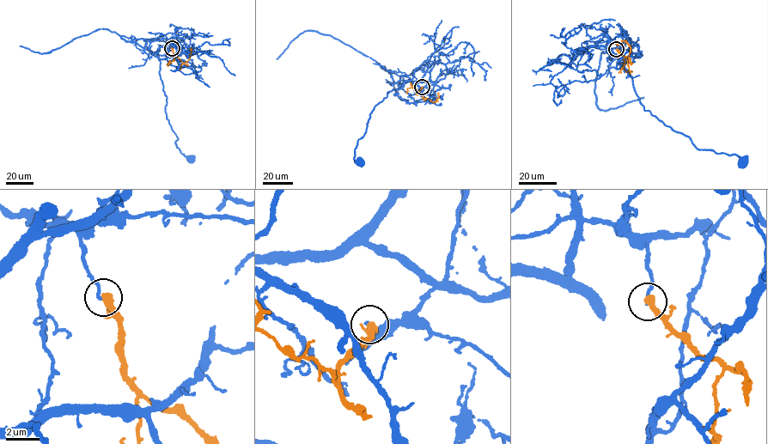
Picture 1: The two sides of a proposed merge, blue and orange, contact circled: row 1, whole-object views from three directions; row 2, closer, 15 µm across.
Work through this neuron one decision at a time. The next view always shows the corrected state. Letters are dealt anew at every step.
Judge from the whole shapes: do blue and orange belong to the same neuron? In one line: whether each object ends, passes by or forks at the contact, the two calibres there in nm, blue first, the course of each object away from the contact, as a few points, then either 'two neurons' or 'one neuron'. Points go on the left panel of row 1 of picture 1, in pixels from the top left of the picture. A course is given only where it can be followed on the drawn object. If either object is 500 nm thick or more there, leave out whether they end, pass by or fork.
blue ends there; orange ends there; 180 nm thick on the blue side, 440 nm on the other; blue runs (172, 48), (172, 40), (157, 51), (167, 98), (165, 111), (178, 139), (176, 147), (191, 158); orange runs (172, 48), (173, 55), (184, 63), (189, 58), (191, 50); two neurons

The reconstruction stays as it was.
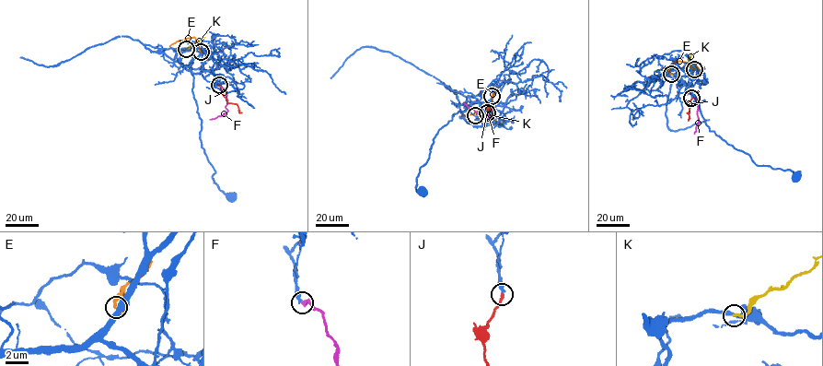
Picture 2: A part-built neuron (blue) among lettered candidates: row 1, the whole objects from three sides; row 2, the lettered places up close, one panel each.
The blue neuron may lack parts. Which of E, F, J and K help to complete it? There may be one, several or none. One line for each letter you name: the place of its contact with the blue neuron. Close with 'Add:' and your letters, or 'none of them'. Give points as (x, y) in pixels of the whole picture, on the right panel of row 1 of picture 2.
F: Touches blue at (692, 97)
J: Touches blue at (691, 98)
Add: F, J

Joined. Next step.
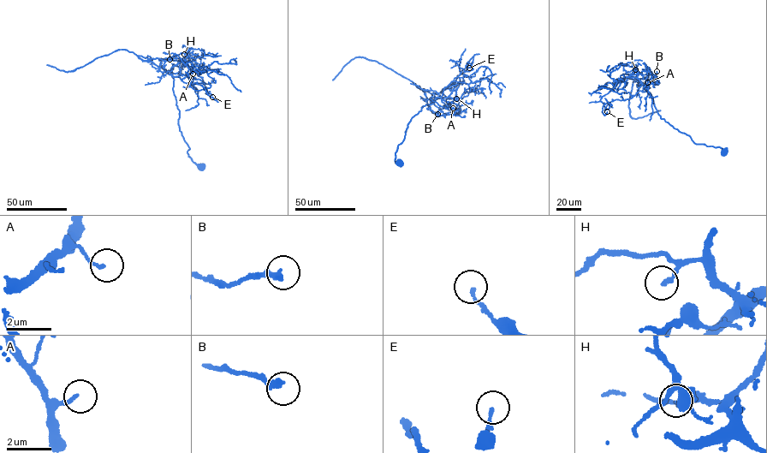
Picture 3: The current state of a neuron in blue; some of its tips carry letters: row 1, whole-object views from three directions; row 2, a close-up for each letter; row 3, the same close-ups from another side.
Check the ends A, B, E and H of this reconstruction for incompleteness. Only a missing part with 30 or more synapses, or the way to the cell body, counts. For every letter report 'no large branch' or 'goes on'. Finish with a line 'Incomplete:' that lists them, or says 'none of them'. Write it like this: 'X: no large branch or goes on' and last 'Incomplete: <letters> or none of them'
A: no large branch
B: no large branch
E: no large branch
H: no large branch
Incomplete: none of them

